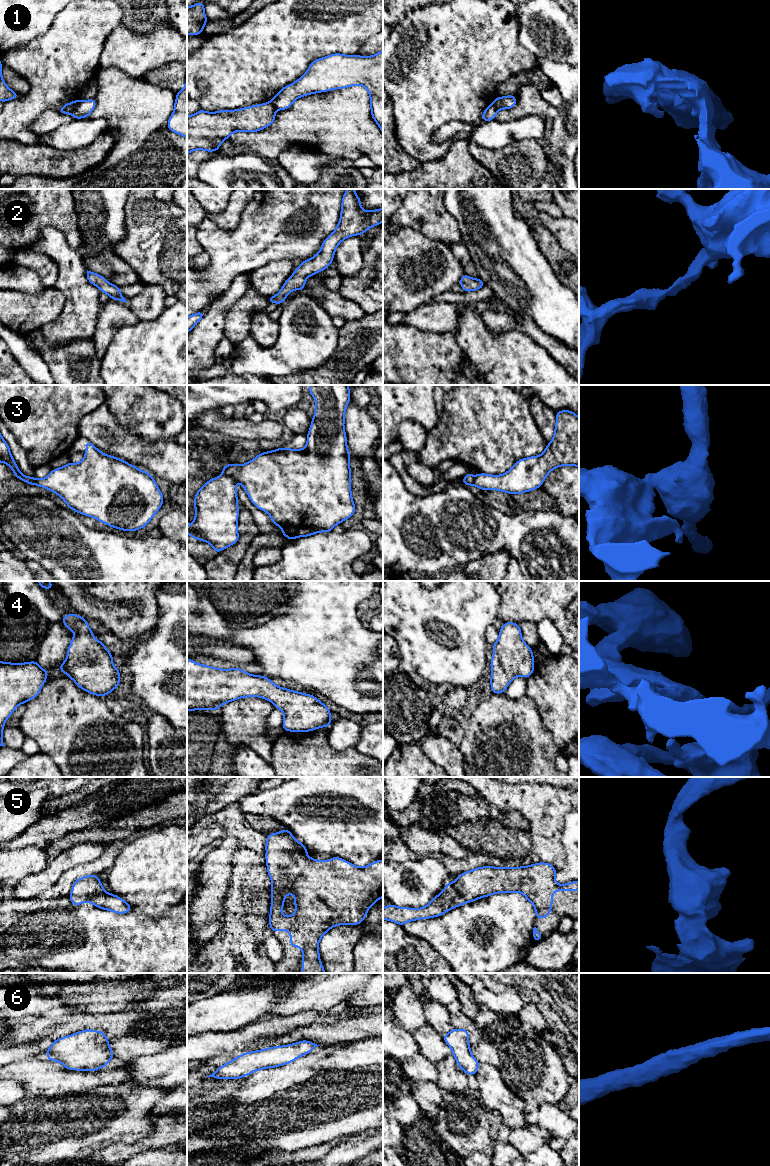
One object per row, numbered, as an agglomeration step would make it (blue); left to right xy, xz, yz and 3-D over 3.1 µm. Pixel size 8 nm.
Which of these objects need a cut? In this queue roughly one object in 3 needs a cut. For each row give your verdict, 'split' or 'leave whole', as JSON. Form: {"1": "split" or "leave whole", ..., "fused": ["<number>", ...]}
{"1": "split", "2": "leave whole", "3": "split", "4": "leave whole", "5": "leave whole", "6": "leave whole", "fused": ["1", "3"]}

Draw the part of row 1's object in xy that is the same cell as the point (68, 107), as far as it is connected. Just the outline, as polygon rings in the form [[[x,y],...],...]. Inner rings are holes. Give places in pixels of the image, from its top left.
[[[76,99],[71,103],[66,103],[64,106],[62,106],[58,112],[62,114],[72,114],[73,109],[77,106],[79,100]]]

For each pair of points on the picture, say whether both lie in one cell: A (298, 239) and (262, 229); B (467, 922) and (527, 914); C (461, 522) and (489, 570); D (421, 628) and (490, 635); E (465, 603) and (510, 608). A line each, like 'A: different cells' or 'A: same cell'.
A: same cell
B: same cell
C: different cells
D: different cells
E: different cells

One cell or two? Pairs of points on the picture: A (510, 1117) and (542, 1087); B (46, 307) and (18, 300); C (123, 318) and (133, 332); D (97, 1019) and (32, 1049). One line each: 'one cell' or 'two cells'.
A: two cells
B: one cell
C: two cells
D: two cells

